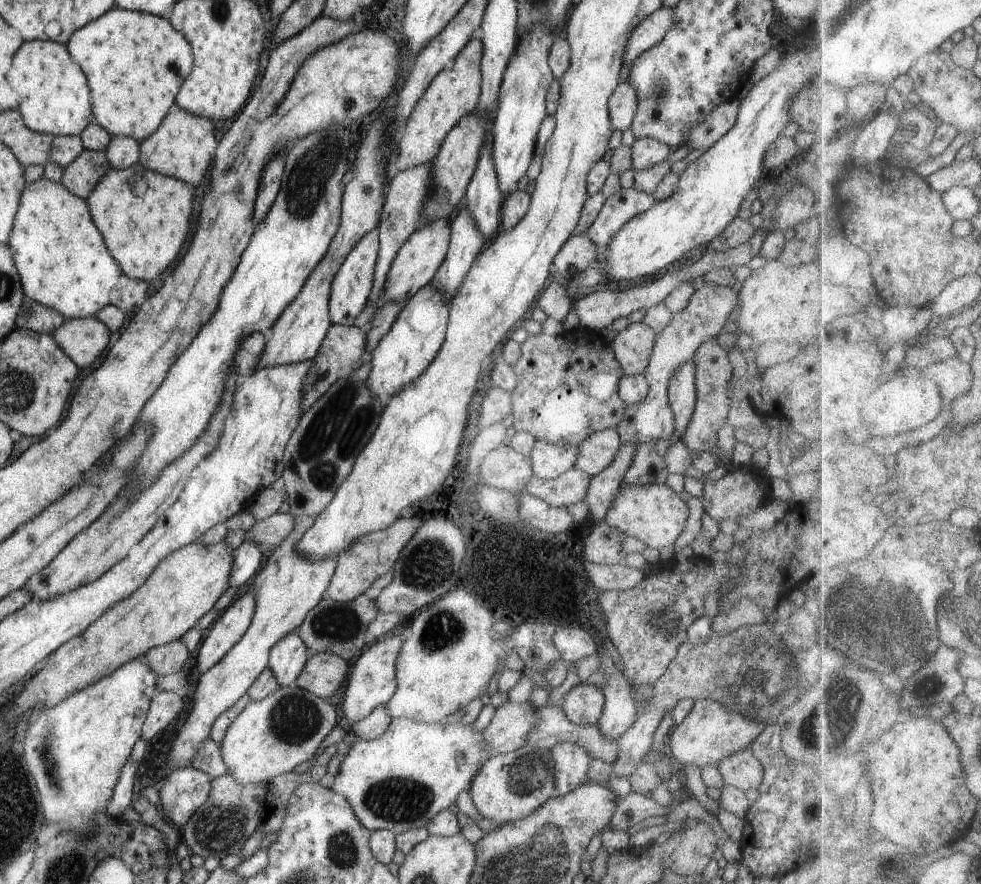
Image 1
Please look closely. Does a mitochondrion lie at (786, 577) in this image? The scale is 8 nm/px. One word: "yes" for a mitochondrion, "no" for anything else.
no

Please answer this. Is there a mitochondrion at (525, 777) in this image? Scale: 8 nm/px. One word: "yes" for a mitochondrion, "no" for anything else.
yes

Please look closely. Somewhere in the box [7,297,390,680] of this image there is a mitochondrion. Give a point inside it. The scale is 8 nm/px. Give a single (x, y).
(333, 435)

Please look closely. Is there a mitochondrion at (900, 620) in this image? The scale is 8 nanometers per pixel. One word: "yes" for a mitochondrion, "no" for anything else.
yes

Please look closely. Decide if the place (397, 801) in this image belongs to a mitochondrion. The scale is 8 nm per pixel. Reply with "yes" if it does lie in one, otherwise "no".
yes

